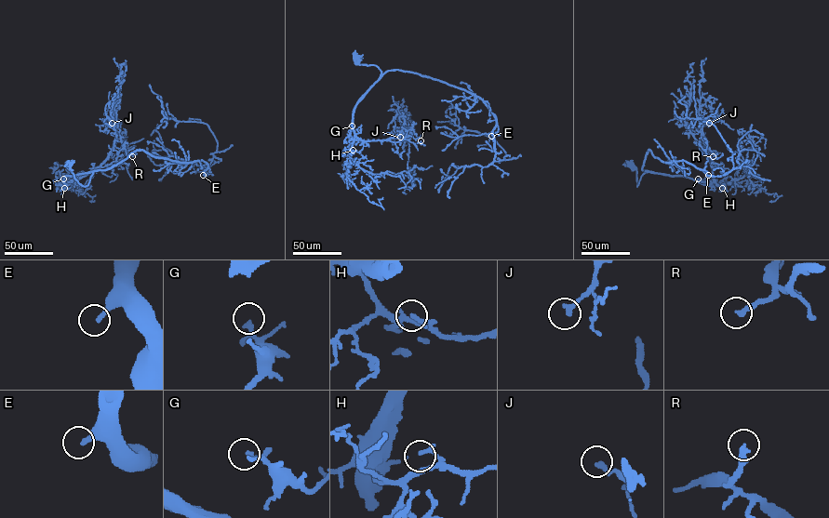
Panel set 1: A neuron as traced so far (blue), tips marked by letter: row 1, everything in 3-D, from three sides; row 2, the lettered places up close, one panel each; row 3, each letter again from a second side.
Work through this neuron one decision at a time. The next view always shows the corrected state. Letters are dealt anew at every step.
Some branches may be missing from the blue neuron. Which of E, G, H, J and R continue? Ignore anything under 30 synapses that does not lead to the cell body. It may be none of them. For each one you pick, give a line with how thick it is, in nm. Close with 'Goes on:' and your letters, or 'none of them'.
E: 220 nm
Goes on: E

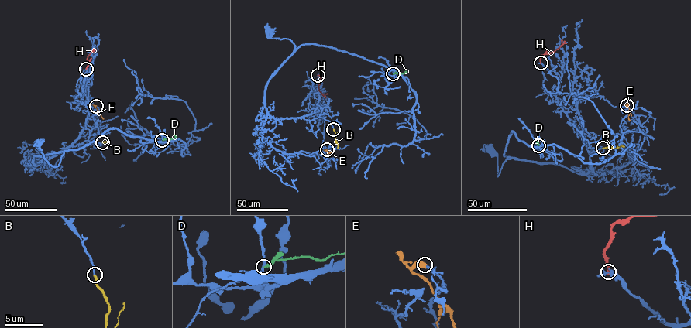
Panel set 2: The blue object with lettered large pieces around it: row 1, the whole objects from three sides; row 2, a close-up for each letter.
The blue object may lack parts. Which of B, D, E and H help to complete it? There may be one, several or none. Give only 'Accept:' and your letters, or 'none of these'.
Accept: B

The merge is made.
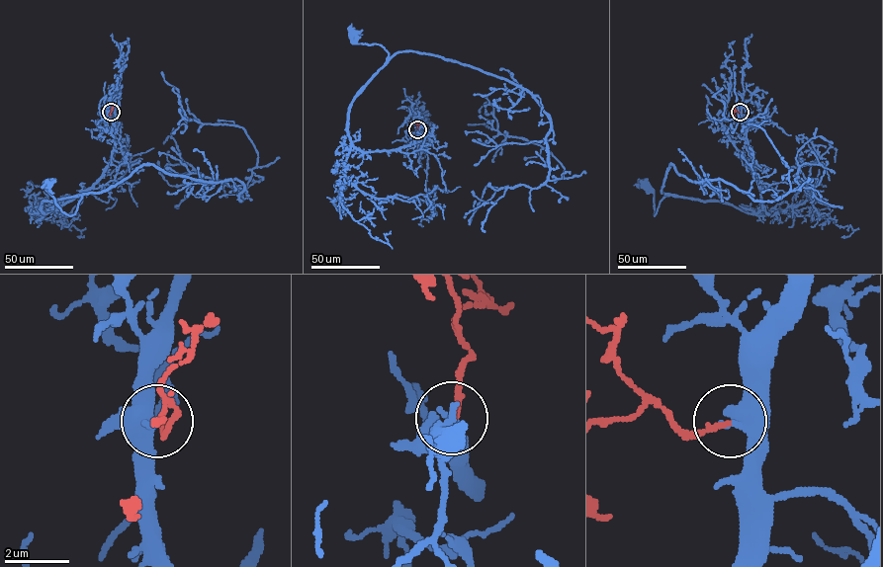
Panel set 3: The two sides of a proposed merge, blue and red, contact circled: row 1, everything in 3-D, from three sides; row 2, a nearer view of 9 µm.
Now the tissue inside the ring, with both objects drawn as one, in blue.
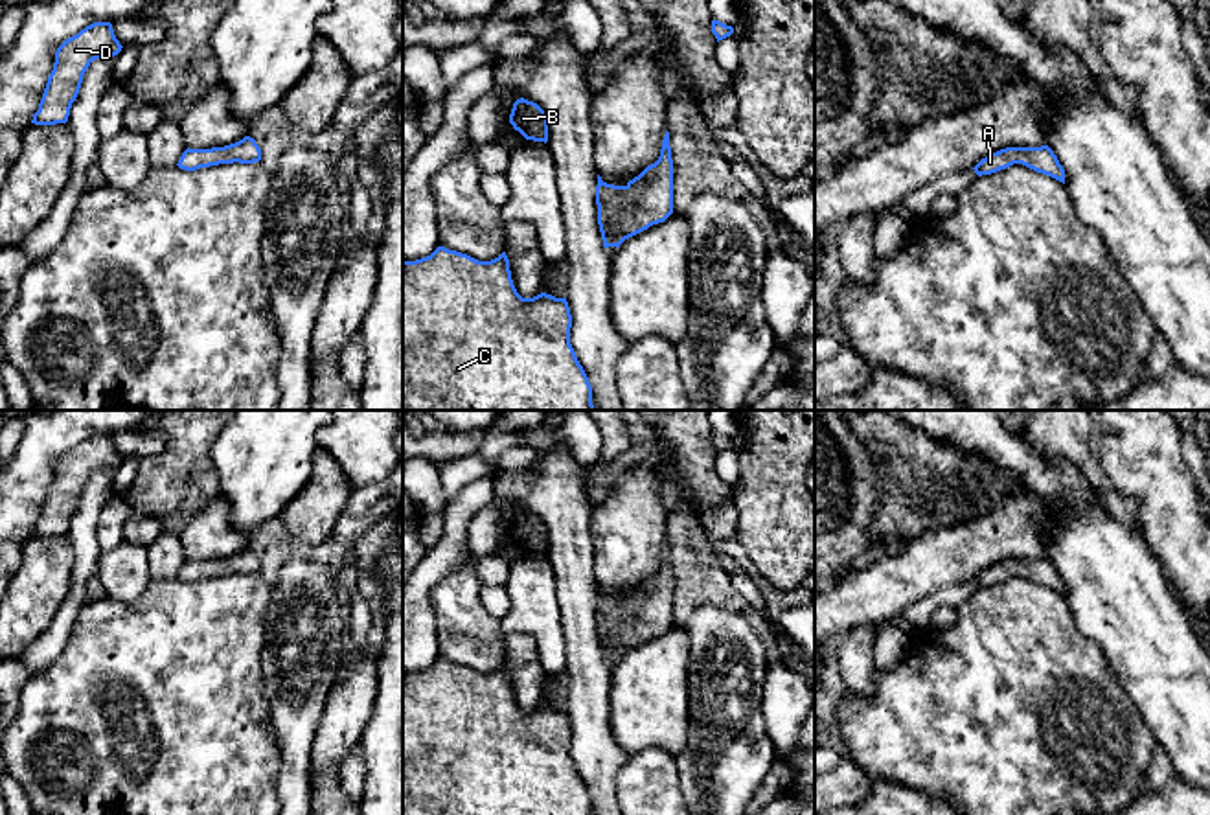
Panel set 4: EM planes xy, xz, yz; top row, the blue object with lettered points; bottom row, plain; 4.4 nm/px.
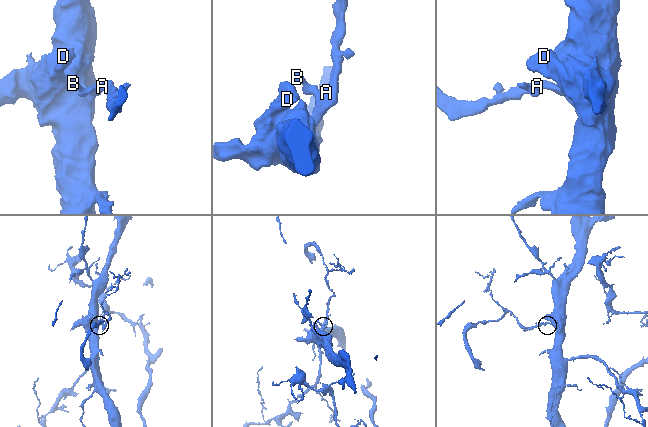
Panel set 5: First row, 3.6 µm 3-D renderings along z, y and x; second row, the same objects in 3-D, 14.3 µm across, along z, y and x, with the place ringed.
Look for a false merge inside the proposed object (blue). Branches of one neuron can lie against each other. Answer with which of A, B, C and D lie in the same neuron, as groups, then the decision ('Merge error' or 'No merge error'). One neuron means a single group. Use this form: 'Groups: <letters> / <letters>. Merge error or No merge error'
Groups: A B C D. No merge error

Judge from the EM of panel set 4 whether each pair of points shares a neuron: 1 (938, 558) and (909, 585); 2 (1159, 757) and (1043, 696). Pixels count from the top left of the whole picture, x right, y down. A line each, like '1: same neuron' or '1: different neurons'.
1: same neuron
2: different neurons

